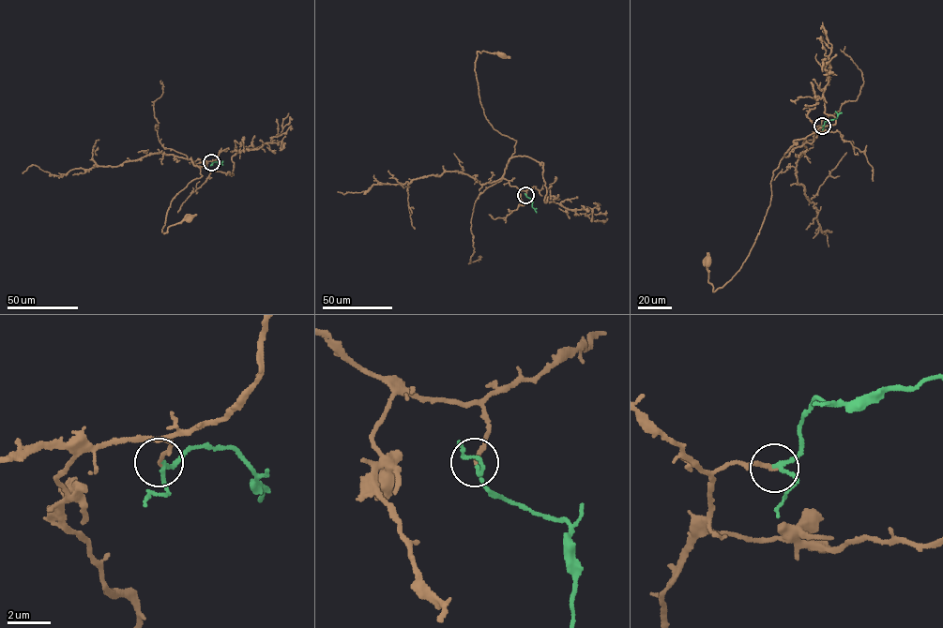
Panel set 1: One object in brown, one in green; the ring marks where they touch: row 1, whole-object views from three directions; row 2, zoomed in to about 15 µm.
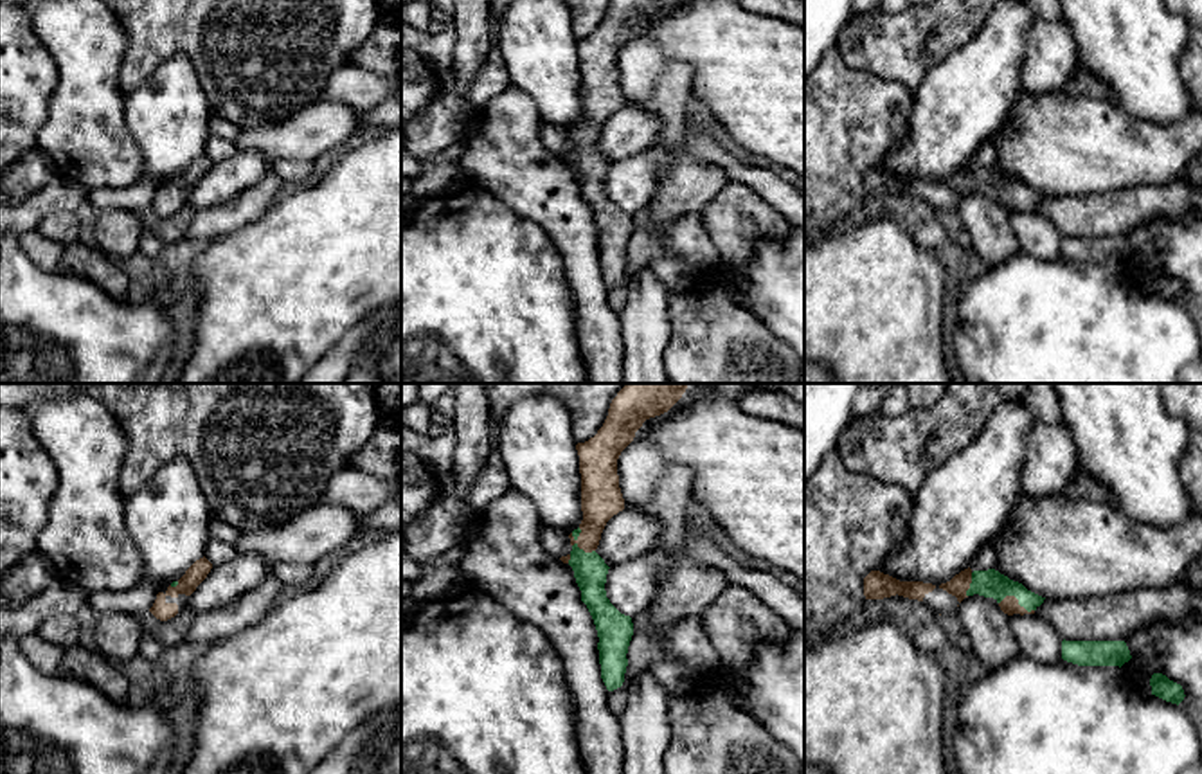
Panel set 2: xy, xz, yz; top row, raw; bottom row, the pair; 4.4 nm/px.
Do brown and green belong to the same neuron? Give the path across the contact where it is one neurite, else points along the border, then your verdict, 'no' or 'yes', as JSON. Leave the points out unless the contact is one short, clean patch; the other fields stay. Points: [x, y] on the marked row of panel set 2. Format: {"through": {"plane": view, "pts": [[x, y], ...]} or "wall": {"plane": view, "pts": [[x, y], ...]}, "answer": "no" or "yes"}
{"through": {"plane": "xz", "pts": [[601, 497], [594, 522], [580, 548], [591, 571]]}, "answer": "yes"}

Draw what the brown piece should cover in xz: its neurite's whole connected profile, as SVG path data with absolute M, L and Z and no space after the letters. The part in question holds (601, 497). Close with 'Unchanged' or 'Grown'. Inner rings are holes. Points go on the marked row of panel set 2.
M626 383L612 400L608 416L594 437L578 443L583 520L569 538L572 551L560 560L574 571L596 630L601 679L608 691L623 686L628 646L633 635L630 616L606 598L608 565L596 553L606 522L624 509L617 459L650 418L668 412L689 383Z. Grown

